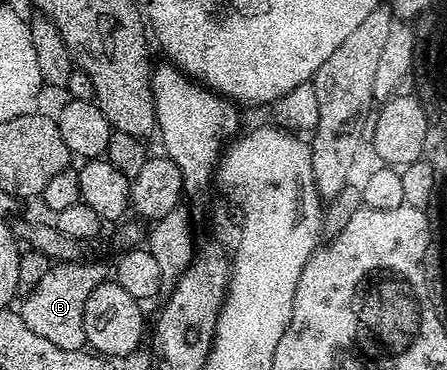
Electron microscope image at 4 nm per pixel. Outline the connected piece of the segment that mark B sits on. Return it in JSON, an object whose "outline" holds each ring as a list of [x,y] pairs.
{"outline":[[[90,259],[79,261],[62,261],[50,264],[47,275],[39,279],[35,289],[24,294],[25,301],[19,306],[19,312],[23,323],[35,331],[55,347],[63,347],[63,351],[75,351],[85,349],[85,332],[83,331],[83,303],[87,303],[87,295],[95,291],[100,281],[106,280],[107,273],[101,265],[96,265]]]}

